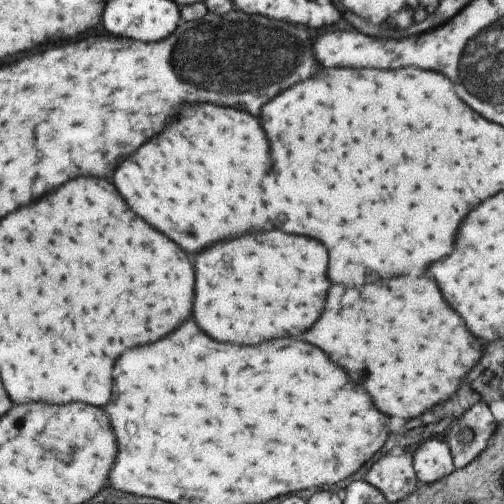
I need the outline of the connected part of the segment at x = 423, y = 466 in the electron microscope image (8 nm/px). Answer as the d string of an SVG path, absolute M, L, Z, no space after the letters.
M434 437L412 450L413 465L420 483L440 482L455 471L453 456L445 437Z

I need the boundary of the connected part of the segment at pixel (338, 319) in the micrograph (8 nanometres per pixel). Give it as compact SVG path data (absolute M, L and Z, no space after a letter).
M400 276L364 286L362 300L358 302L360 306L348 306L348 316L346 306L342 304L344 292L346 286L340 284L334 284L330 288L322 318L304 334L304 338L310 344L322 348L336 364L346 368L348 376L368 390L374 406L386 416L400 416L409 423L416 421L421 414L454 395L462 378L468 376L470 368L474 368L477 363L476 360L482 358L480 340L476 340L472 332L468 332L460 316L446 304L432 278L410 280L408 276Z

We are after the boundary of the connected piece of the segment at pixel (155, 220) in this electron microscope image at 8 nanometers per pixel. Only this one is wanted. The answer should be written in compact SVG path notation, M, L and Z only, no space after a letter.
M197 104L182 108L180 116L162 134L122 162L114 172L114 184L136 214L146 218L156 230L170 236L180 248L196 254L214 242L244 236L246 232L264 232L274 228L264 212L266 204L260 196L264 192L262 182L268 178L270 170L270 144L258 118L234 108Z

